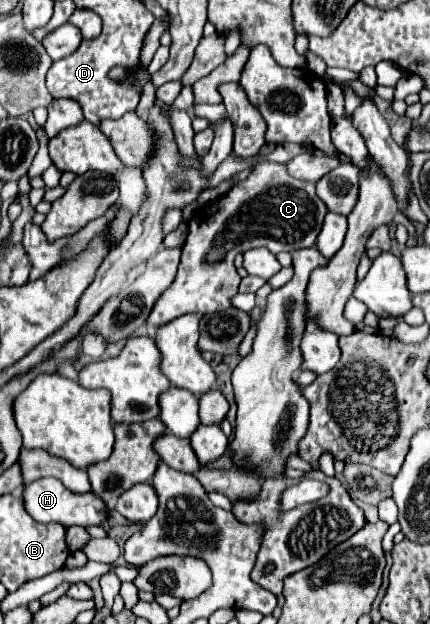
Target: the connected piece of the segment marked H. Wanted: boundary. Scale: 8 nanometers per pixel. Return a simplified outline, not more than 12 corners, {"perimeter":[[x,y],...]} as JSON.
{"perimeter":[[55,478],[23,488],[37,522],[99,524],[107,516],[93,492],[75,494]]}

